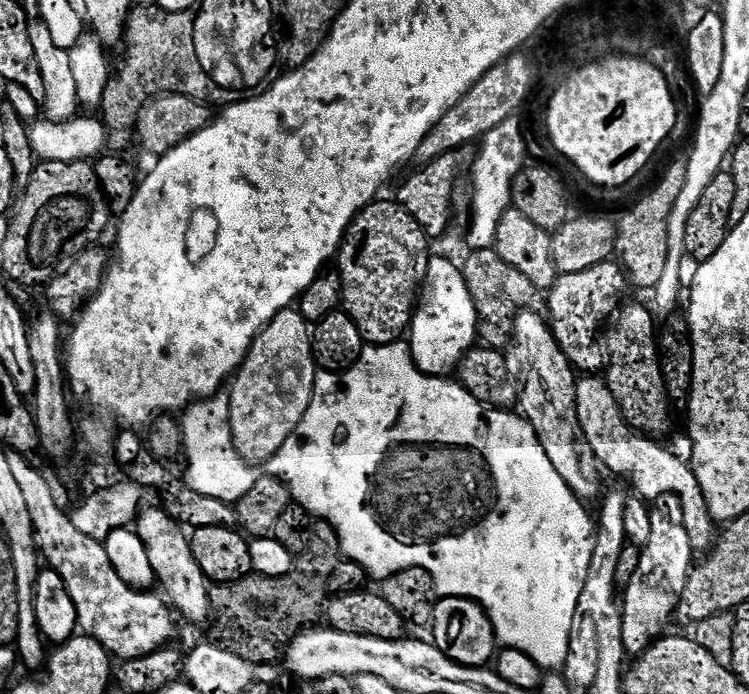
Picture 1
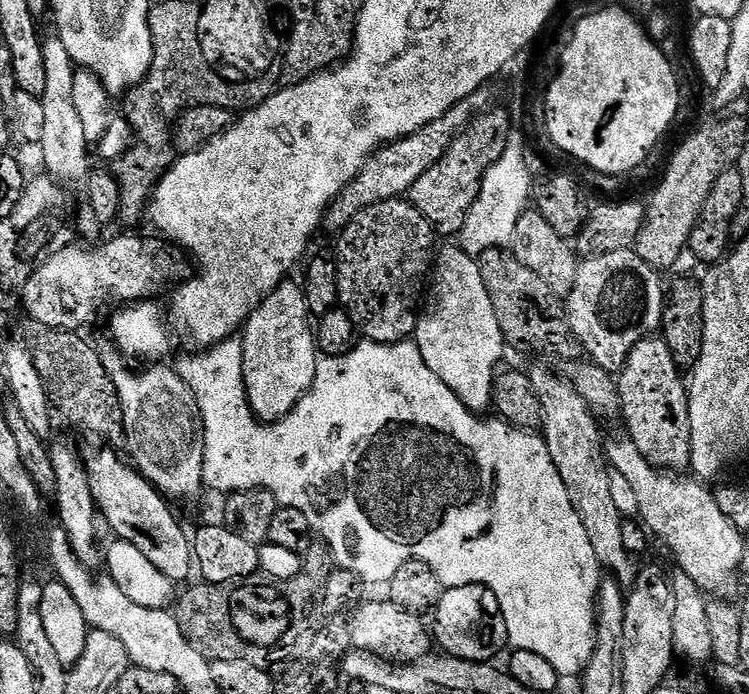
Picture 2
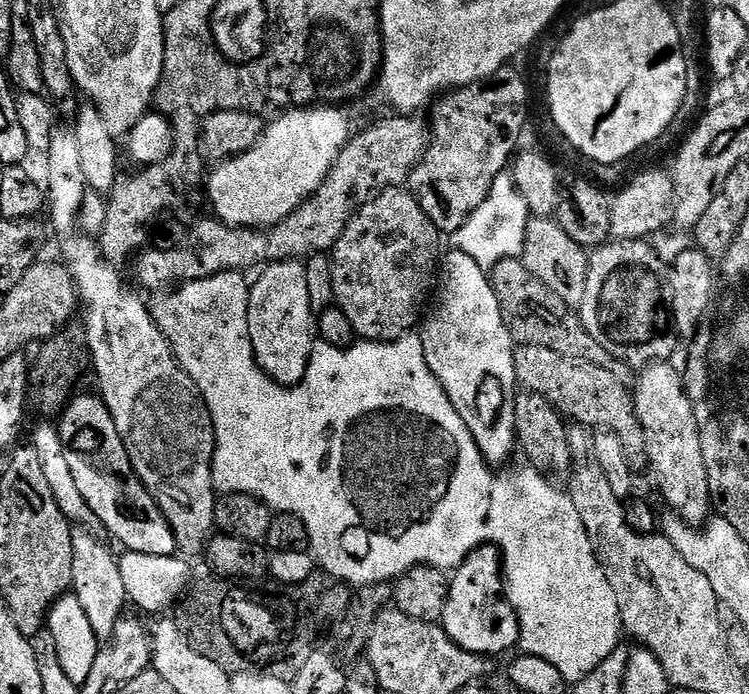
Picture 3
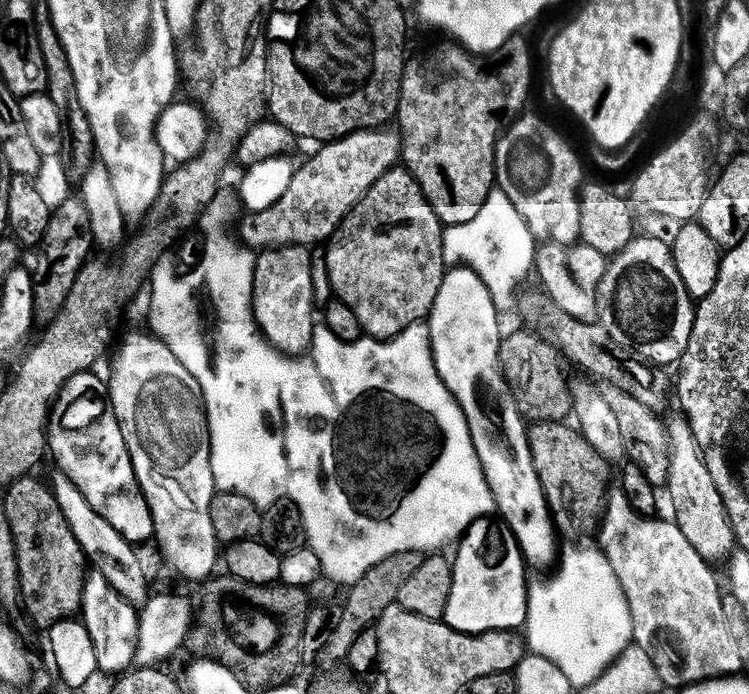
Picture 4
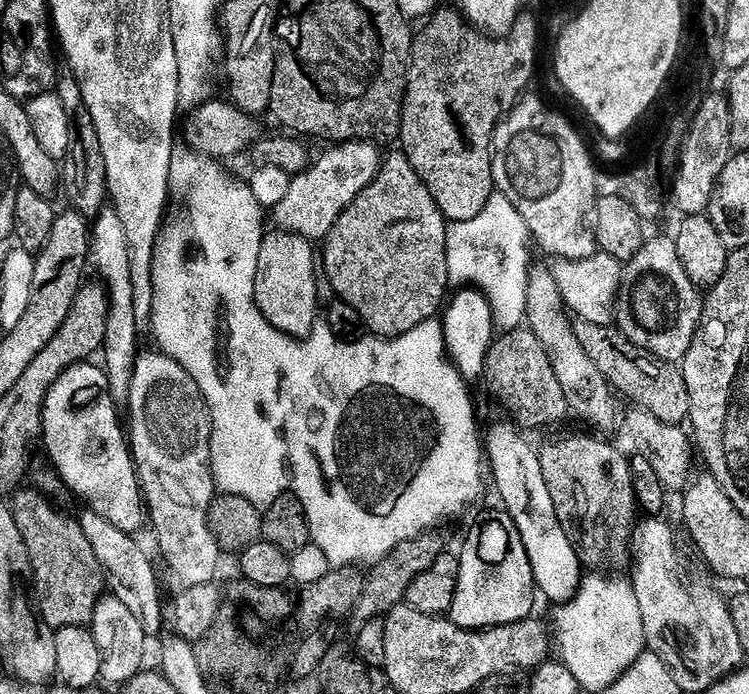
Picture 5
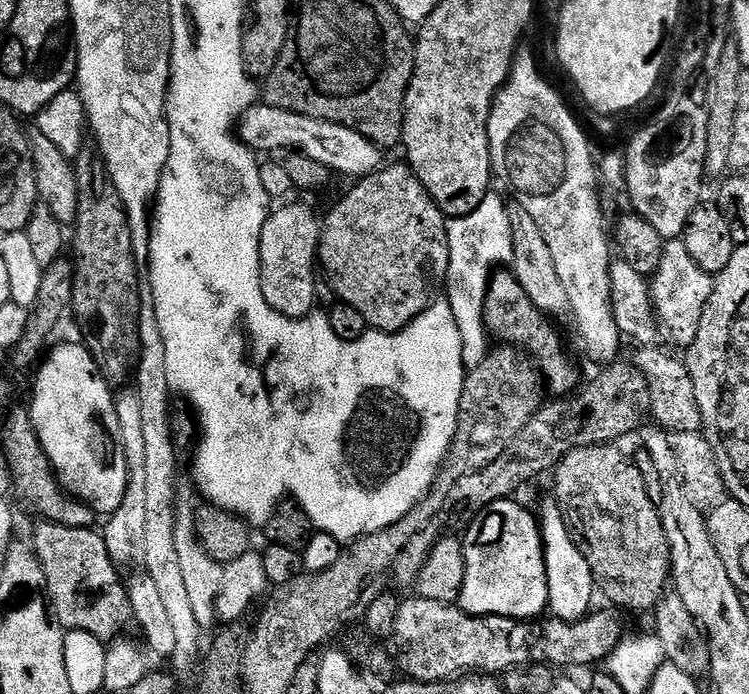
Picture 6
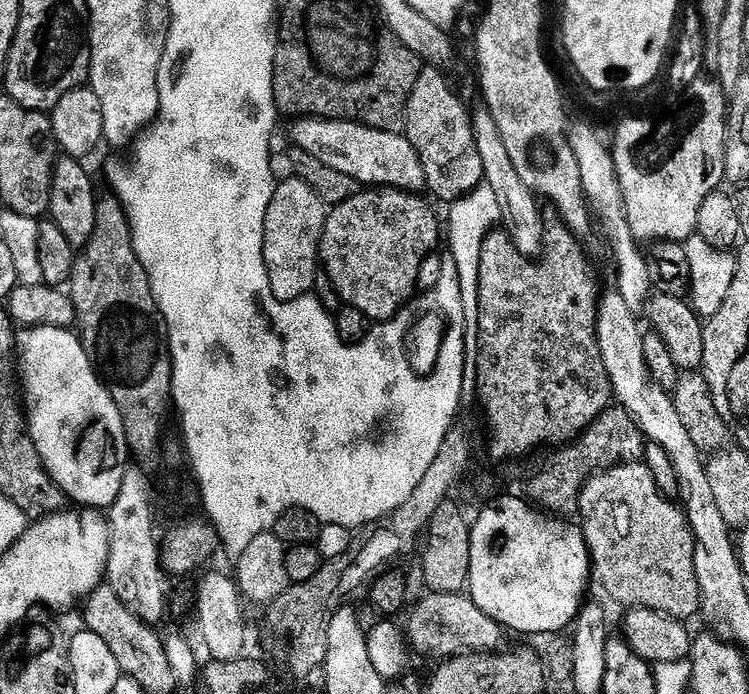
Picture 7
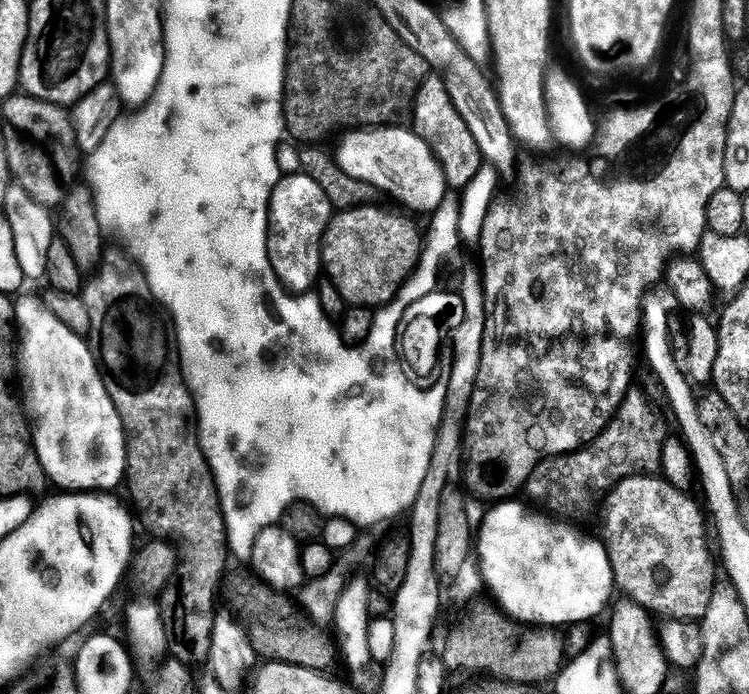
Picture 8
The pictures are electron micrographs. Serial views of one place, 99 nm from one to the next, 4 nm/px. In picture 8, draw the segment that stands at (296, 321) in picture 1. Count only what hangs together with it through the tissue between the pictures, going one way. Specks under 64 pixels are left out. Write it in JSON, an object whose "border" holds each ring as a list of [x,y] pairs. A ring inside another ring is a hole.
{"border":[[[297,174],[284,176],[276,183],[268,207],[268,257],[274,274],[287,291],[308,294],[317,287],[322,276],[320,243],[334,215],[326,190],[314,178]]]}

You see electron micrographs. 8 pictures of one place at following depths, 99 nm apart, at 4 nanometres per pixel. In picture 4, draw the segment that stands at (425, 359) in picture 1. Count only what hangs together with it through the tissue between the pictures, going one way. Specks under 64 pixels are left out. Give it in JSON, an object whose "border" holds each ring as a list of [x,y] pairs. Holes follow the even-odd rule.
{"border":[[[456,266],[445,271],[442,290],[438,290],[438,298],[432,307],[432,314],[426,321],[432,339],[432,357],[436,363],[436,372],[442,378],[446,390],[450,390],[450,394],[456,399],[466,418],[484,476],[492,488],[492,493],[496,495],[499,515],[504,515],[503,523],[514,533],[521,552],[529,561],[555,561],[558,556],[558,544],[556,548],[556,532],[552,529],[551,514],[553,513],[544,496],[538,470],[534,470],[534,458],[528,441],[529,425],[524,424],[524,416],[520,413],[521,401],[502,363],[500,320],[502,316],[494,306],[490,290],[486,290],[482,278],[478,278],[473,268]]]}

